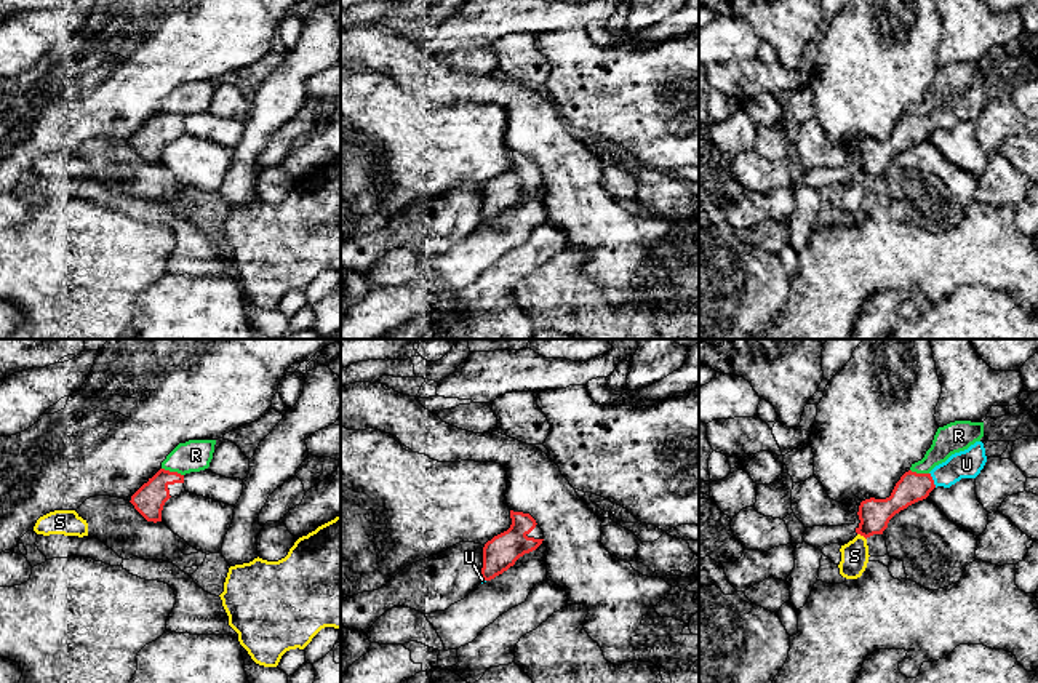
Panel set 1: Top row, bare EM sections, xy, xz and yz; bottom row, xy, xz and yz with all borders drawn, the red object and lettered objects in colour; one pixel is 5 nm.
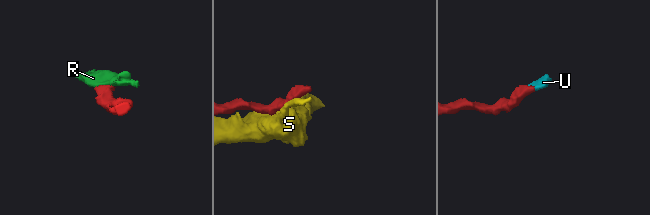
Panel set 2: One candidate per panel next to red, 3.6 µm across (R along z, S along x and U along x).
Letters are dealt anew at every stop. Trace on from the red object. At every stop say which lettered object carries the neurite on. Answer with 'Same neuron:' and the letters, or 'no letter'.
Same neuron: U

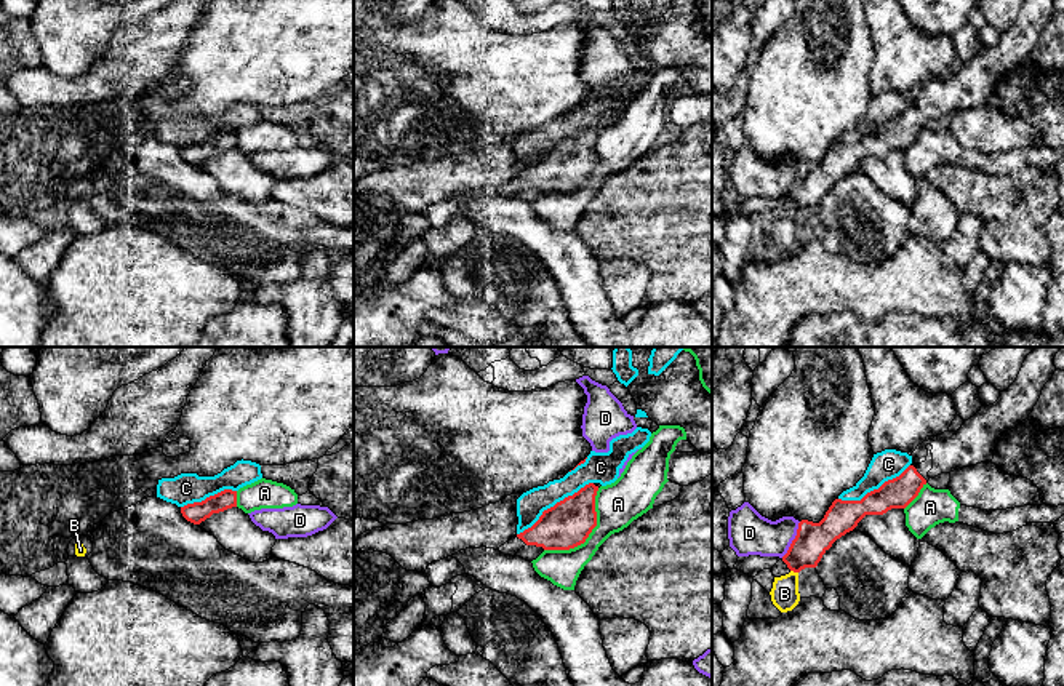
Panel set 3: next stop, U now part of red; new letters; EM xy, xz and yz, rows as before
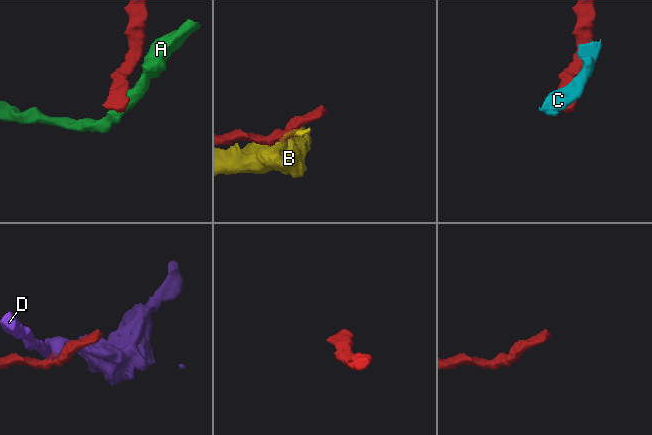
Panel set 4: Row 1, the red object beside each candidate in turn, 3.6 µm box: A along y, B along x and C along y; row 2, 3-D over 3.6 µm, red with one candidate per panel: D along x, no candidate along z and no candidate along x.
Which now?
Same neuron: no letter

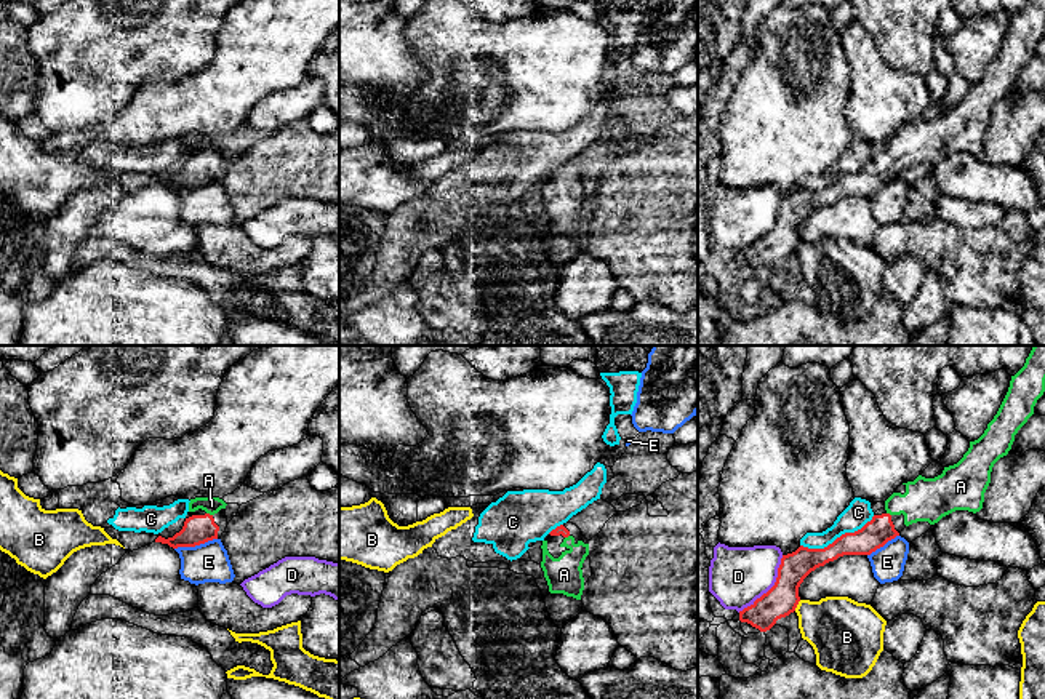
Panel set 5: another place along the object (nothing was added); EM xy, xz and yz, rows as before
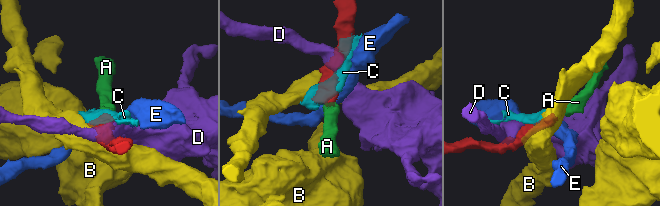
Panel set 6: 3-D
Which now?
Same neuron: A

